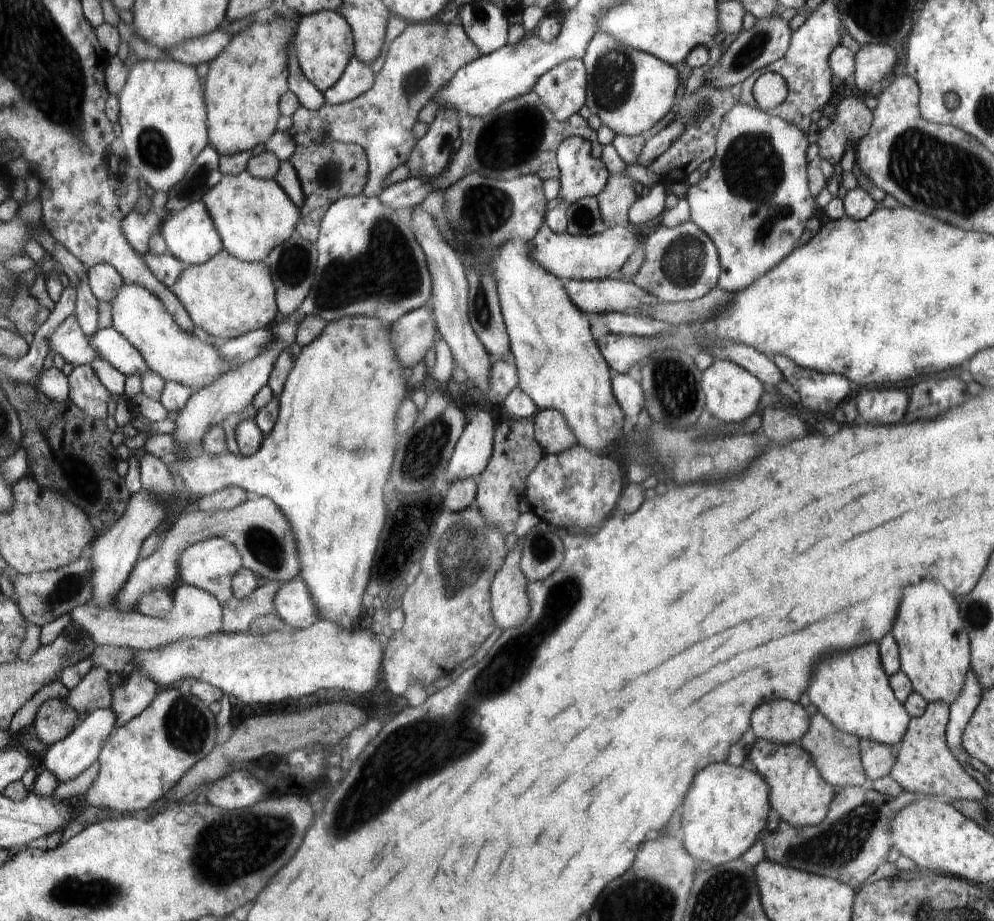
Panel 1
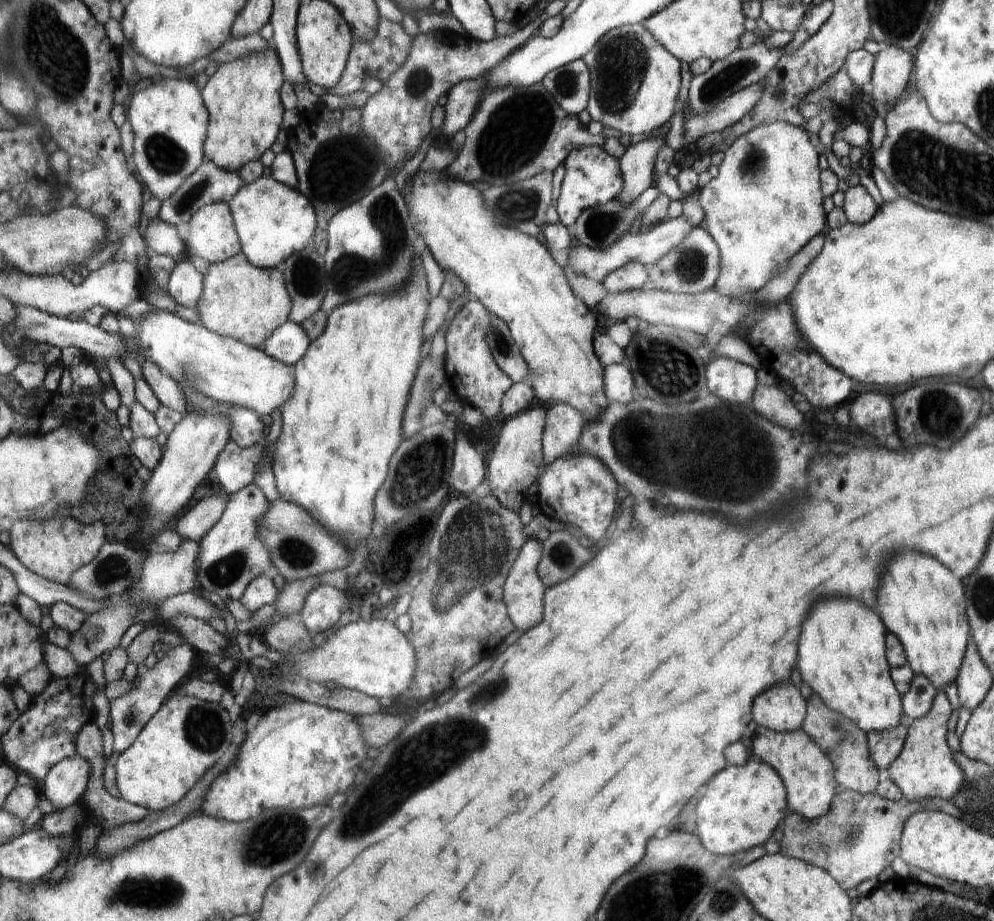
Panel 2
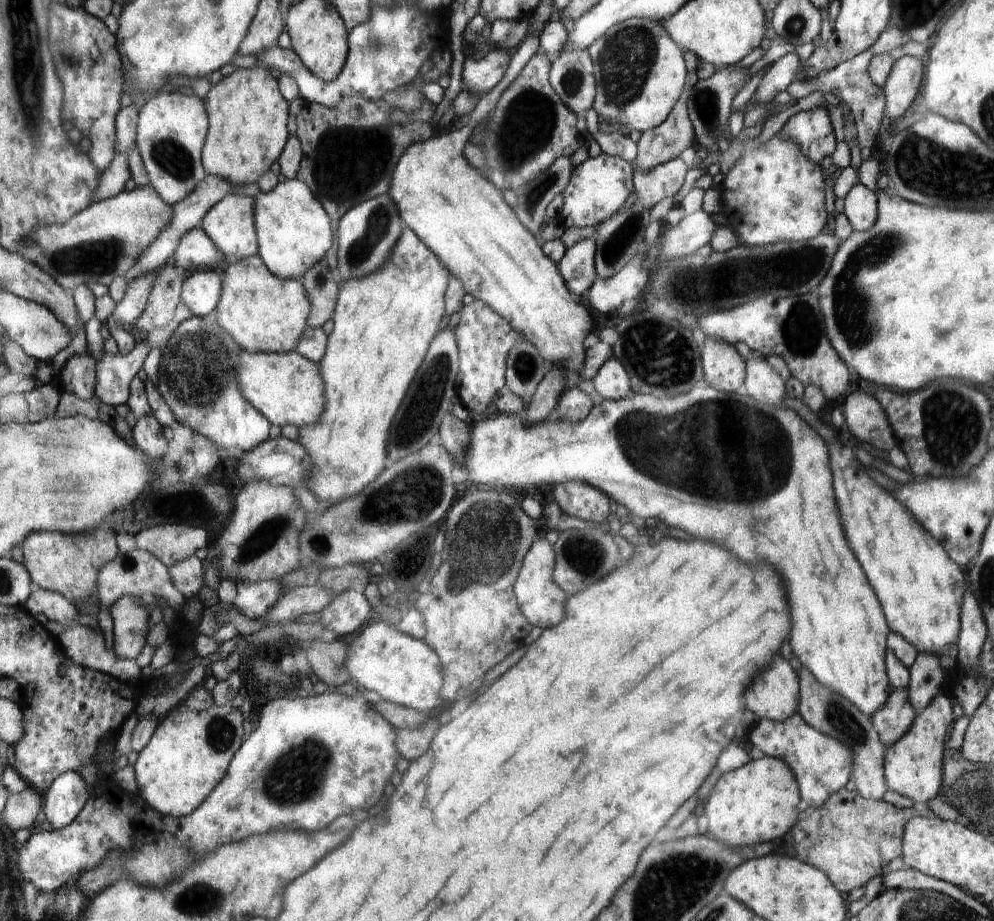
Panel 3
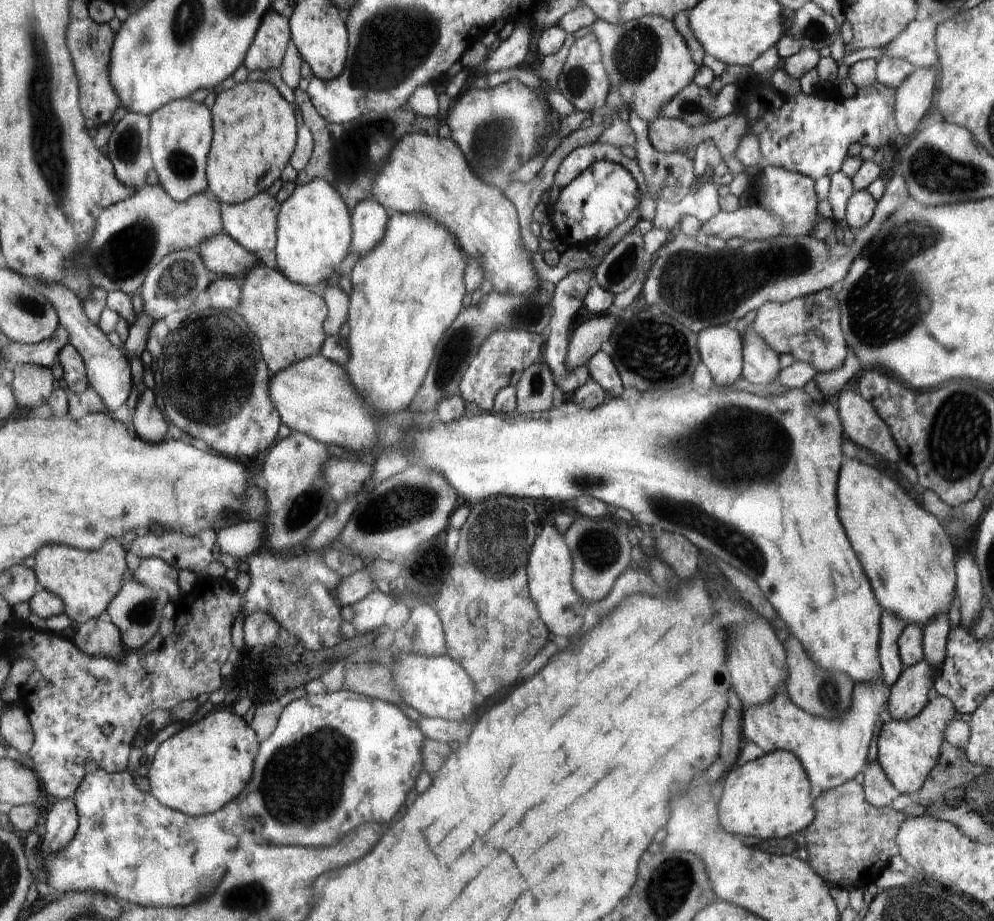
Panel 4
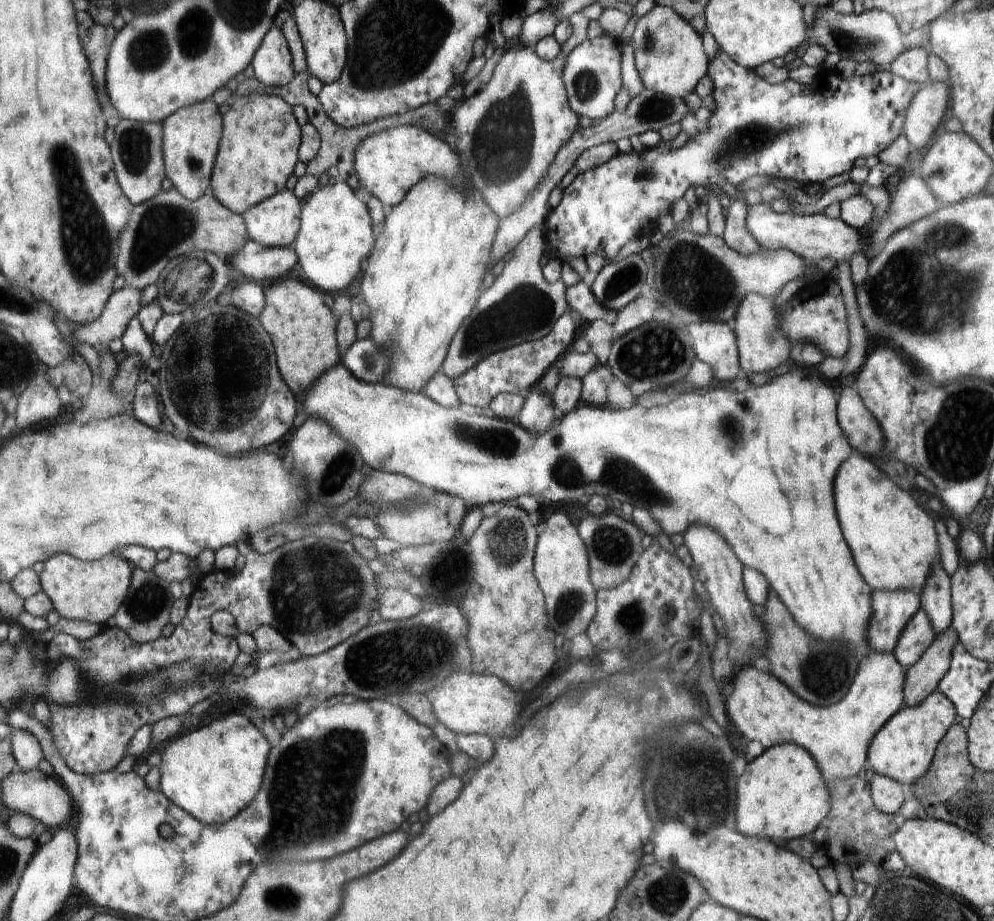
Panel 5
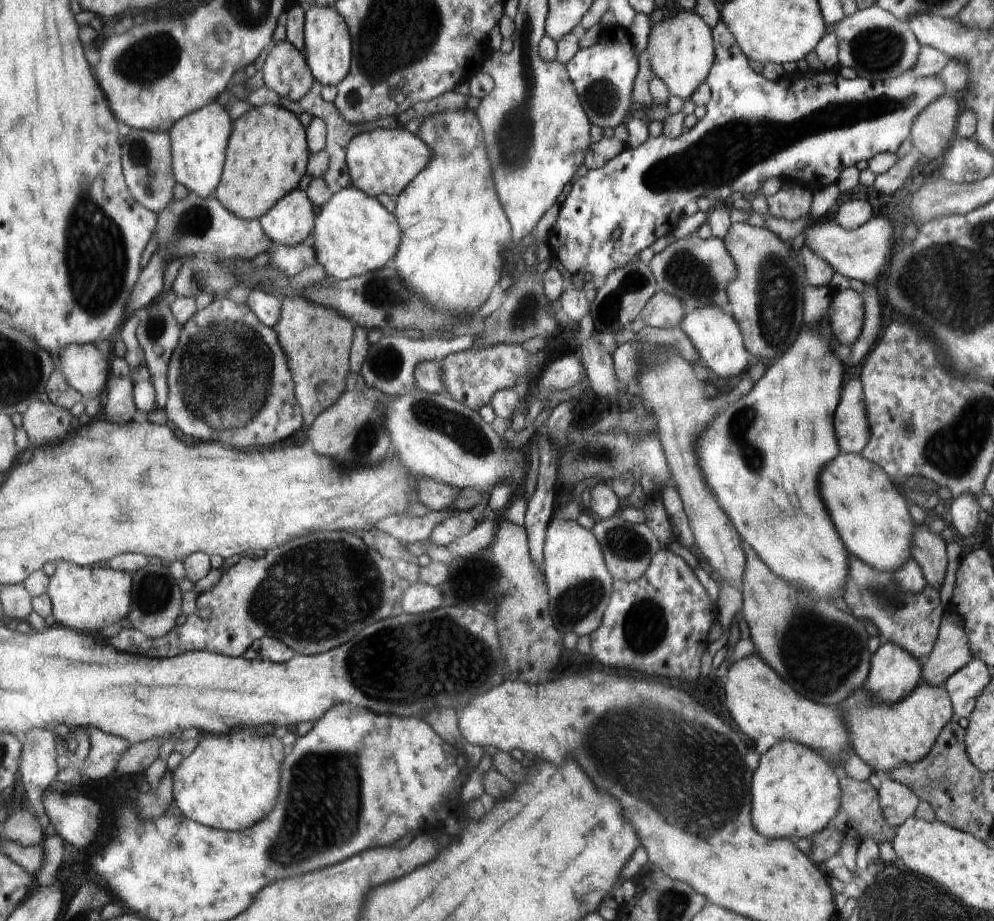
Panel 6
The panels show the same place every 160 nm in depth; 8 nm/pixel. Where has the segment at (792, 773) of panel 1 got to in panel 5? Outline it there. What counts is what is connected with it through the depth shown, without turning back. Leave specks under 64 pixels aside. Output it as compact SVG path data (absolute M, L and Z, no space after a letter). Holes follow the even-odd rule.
M870 651L864 655L854 684L843 700L835 705L819 707L801 699L795 691L761 665L744 664L739 674L729 678L729 692L726 698L727 716L732 718L745 738L749 741L758 740L765 749L782 743L796 743L804 747L804 750L812 754L817 765L820 766L826 783L830 780L856 777L867 762L867 750L870 748L872 737L887 724L890 718L906 706L904 696L906 676L906 672L902 670L902 664L893 653Z

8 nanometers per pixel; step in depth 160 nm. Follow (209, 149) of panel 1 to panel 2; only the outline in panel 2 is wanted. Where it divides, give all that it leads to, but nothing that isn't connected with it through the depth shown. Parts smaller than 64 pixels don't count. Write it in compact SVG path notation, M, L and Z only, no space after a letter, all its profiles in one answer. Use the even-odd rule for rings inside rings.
M205 160L196 169L186 181L183 182L181 188L170 199L161 202L159 210L159 219L166 224L175 225L179 229L184 230L191 222L192 215L200 210L203 206L214 203L228 203L233 199L236 192L245 185L242 177L236 171L227 171L218 168L212 161Z

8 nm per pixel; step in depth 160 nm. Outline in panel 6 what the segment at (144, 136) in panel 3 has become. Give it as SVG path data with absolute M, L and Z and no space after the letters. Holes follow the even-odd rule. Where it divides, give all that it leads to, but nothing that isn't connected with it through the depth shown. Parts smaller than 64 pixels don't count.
M216 101L180 118L169 131L171 166L175 182L201 198L210 197L211 192L219 187L220 178L223 177L230 130L232 124L228 112L220 104L216 104Z

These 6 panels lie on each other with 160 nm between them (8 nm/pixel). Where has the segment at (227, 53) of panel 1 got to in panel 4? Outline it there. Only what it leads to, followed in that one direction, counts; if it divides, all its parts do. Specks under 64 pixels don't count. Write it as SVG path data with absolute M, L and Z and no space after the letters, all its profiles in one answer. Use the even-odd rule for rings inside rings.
M248 81L236 84L228 92L218 96L216 106L212 108L216 114L215 140L207 158L208 188L216 195L220 203L238 204L250 201L257 194L264 193L278 180L282 168L292 158L296 144L296 118L294 108L278 94L272 83L268 81Z

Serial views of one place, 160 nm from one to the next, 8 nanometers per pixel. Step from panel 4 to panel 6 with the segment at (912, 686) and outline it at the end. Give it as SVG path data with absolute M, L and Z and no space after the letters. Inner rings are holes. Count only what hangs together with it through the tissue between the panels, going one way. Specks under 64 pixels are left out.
M951 611L940 626L939 639L935 649L923 661L924 670L920 684L943 686L948 678L972 660L968 650L968 636L964 630L964 620L958 613Z

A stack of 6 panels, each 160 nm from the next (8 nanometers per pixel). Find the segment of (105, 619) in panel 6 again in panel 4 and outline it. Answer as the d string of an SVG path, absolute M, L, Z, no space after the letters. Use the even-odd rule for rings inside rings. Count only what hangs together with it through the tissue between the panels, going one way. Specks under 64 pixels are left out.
M116 540L97 551L81 551L69 546L44 546L34 556L36 565L33 570L39 579L40 588L59 595L63 599L63 612L70 620L81 624L98 618L120 594L126 574L124 556L126 552Z

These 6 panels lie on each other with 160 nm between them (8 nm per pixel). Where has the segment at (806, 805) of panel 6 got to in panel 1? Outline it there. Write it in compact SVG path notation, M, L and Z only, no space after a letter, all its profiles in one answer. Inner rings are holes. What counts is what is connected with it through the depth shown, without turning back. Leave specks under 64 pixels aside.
M732 764L708 766L708 770L696 778L696 786L692 786L688 802L684 802L682 828L685 849L690 850L693 857L714 866L742 856L764 830L770 803L771 786L761 774Z

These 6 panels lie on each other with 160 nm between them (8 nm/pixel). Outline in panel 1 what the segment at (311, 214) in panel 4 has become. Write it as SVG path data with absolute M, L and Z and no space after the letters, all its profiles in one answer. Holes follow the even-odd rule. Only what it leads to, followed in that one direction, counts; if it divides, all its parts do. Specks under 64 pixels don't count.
M247 170L236 176L223 174L217 186L208 188L200 201L209 208L209 213L216 222L224 242L224 250L247 263L262 262L276 245L286 242L292 236L301 220L299 208L274 178L259 179L250 175Z

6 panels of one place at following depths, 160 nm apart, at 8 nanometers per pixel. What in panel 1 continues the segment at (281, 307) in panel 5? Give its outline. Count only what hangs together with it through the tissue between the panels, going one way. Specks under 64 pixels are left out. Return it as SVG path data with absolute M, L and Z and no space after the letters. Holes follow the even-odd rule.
M226 250L204 264L185 266L171 289L183 302L192 322L220 342L266 329L280 316L270 268L263 262L241 261Z

